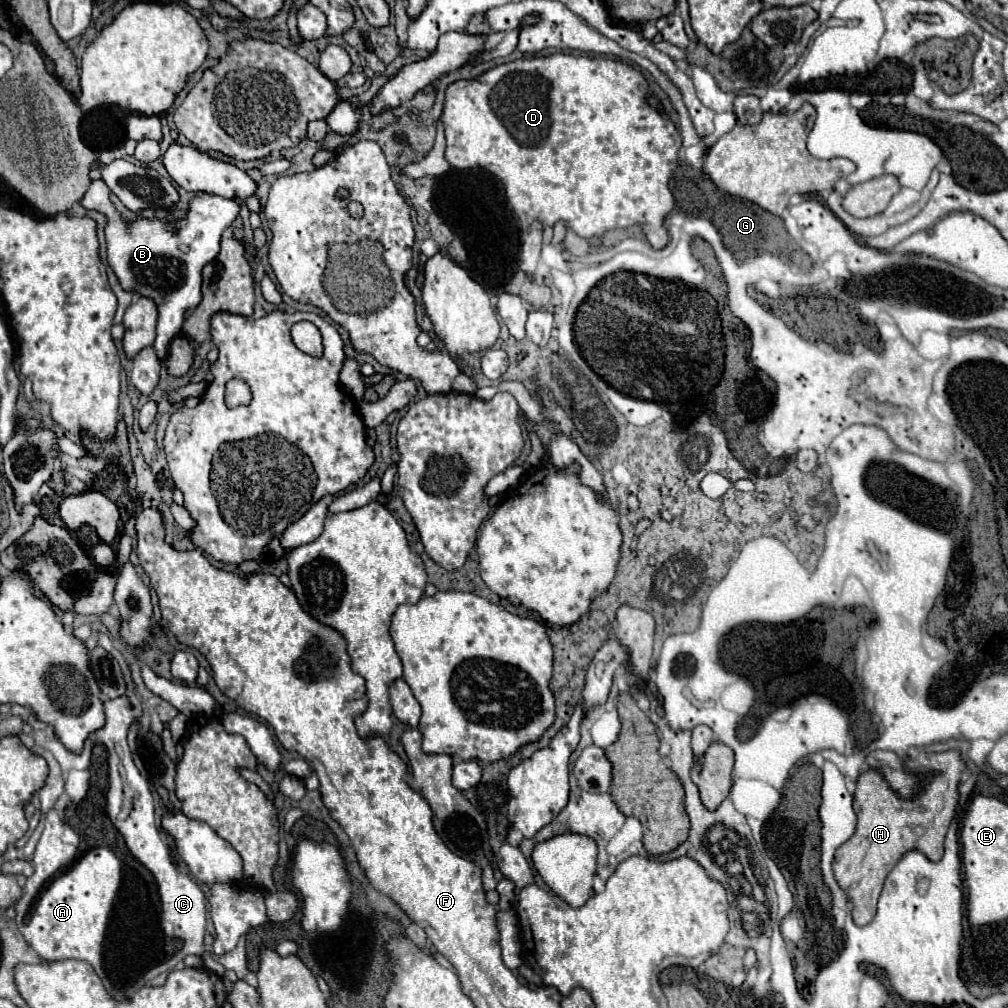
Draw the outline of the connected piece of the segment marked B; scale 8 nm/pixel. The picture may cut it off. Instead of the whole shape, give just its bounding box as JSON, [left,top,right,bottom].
[81,180,241,360]

